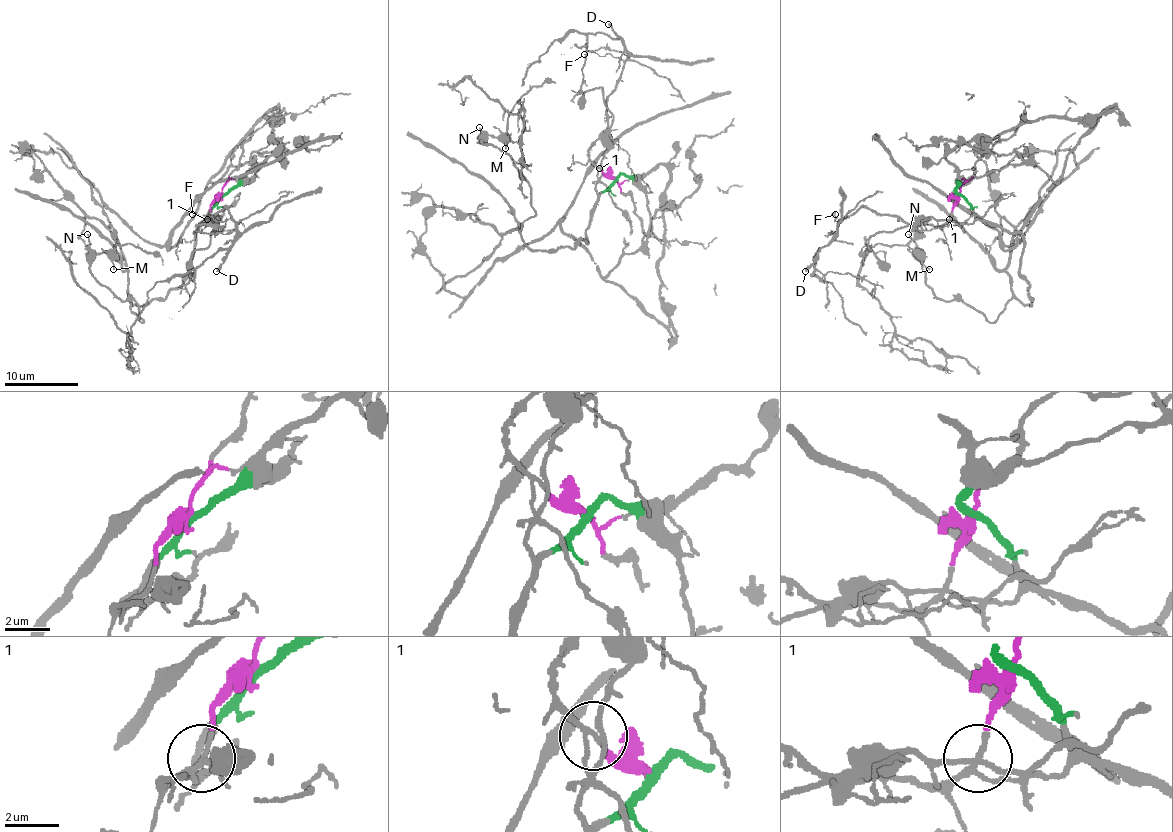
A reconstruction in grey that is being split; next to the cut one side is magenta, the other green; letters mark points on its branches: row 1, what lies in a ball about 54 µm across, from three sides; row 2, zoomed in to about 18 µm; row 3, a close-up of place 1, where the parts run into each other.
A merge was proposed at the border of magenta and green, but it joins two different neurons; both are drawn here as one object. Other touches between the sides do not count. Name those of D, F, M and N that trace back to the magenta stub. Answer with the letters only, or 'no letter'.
D, F

